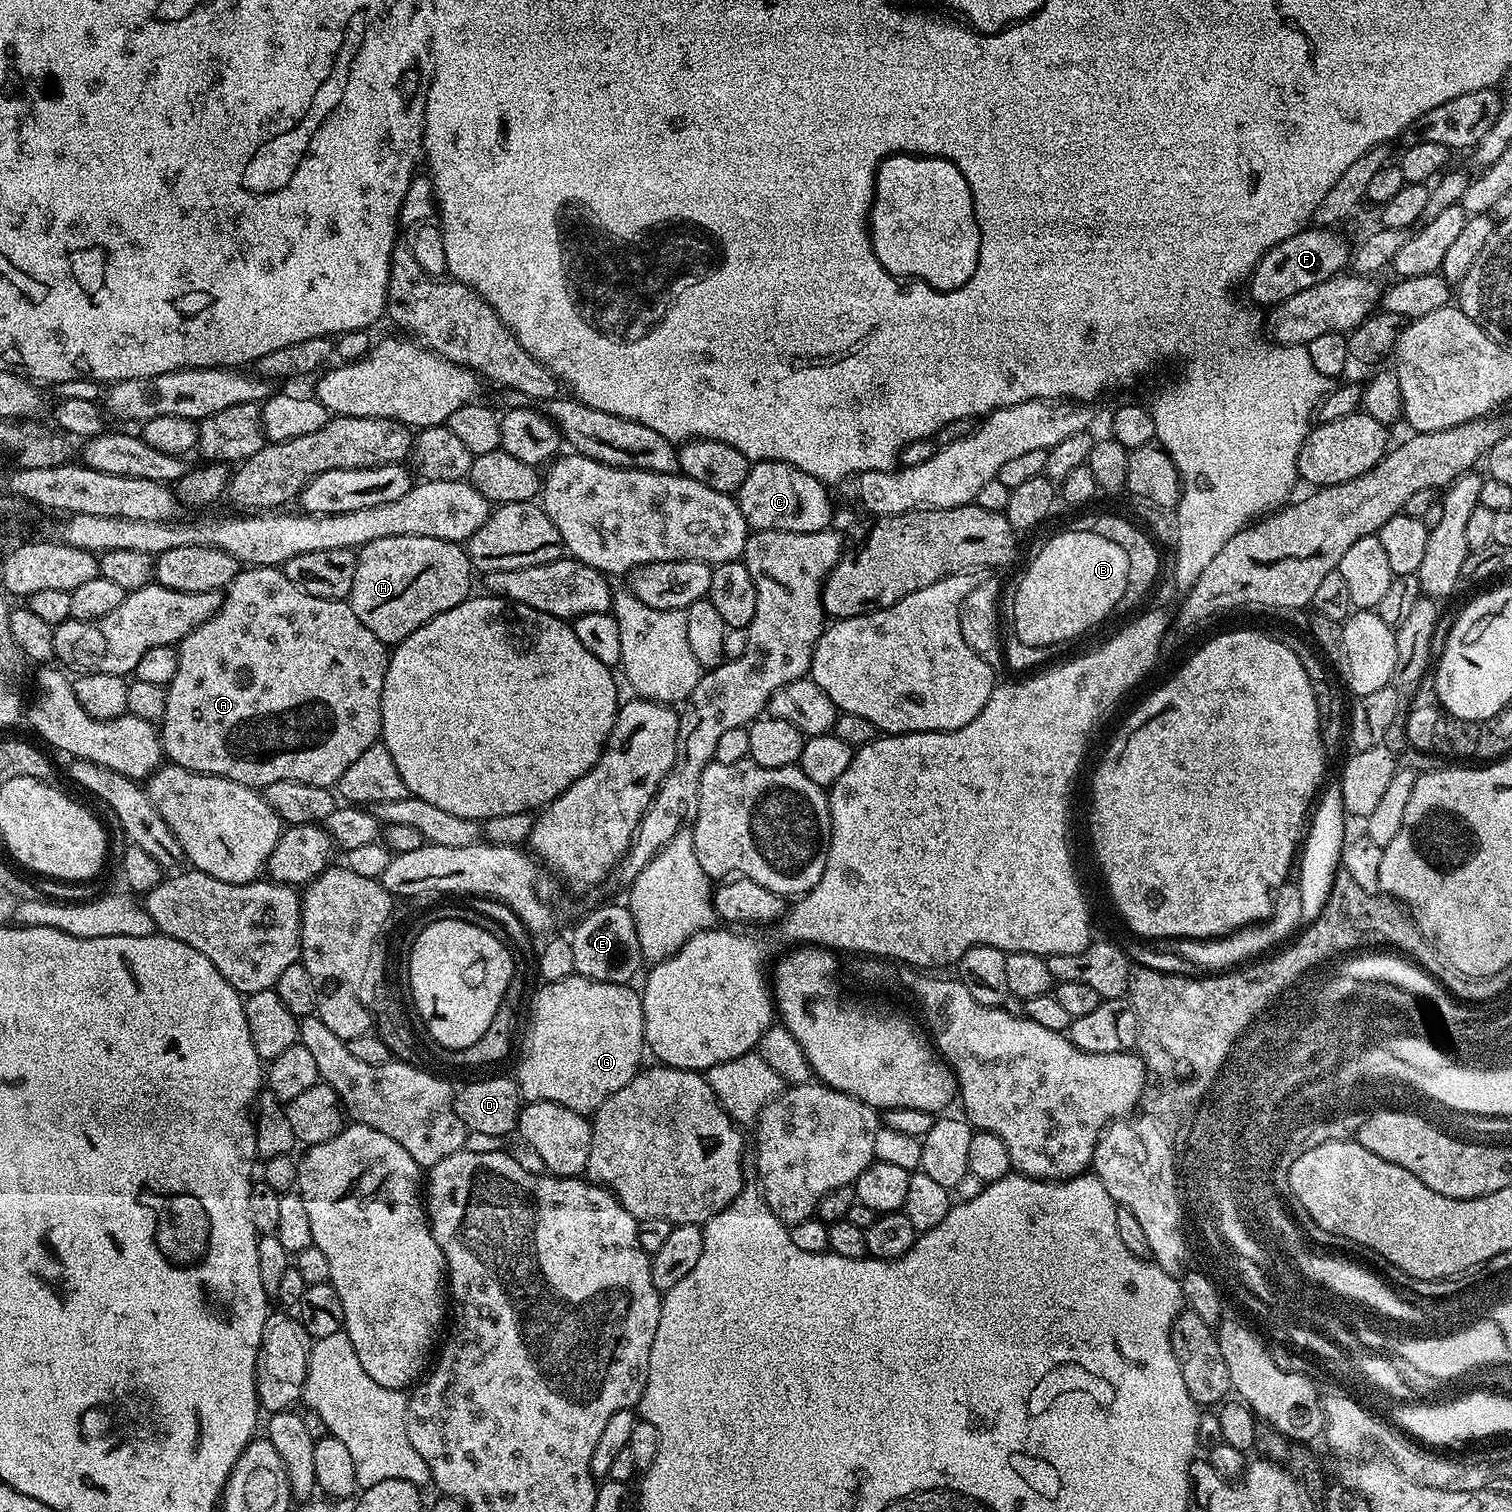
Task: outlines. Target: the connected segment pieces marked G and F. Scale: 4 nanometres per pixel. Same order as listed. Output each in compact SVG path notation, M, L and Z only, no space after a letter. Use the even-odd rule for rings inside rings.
M575 974L539 987L532 1000L528 1049L514 1071L521 1101L554 1102L575 1112L595 1113L642 1067L646 1045L641 993L628 984L598 982Z
M1309 226L1304 231L1278 242L1278 246L1268 249L1268 253L1256 264L1256 269L1246 284L1249 294L1252 295L1251 303L1256 306L1261 306L1260 304L1275 306L1286 298L1298 294L1298 290L1306 290L1318 282L1326 282L1332 276L1341 275L1350 264L1350 246L1348 248L1343 238L1335 236L1336 234L1335 231L1326 228Z

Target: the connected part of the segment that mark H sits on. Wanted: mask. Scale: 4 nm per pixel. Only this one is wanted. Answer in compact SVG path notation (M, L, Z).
M413 536L377 538L356 552L354 586L347 603L352 605L354 614L358 614L358 622L362 622L370 634L374 634L386 646L395 646L438 614L454 610L454 606L468 599L473 591L472 576L474 569L467 551L455 540Z

